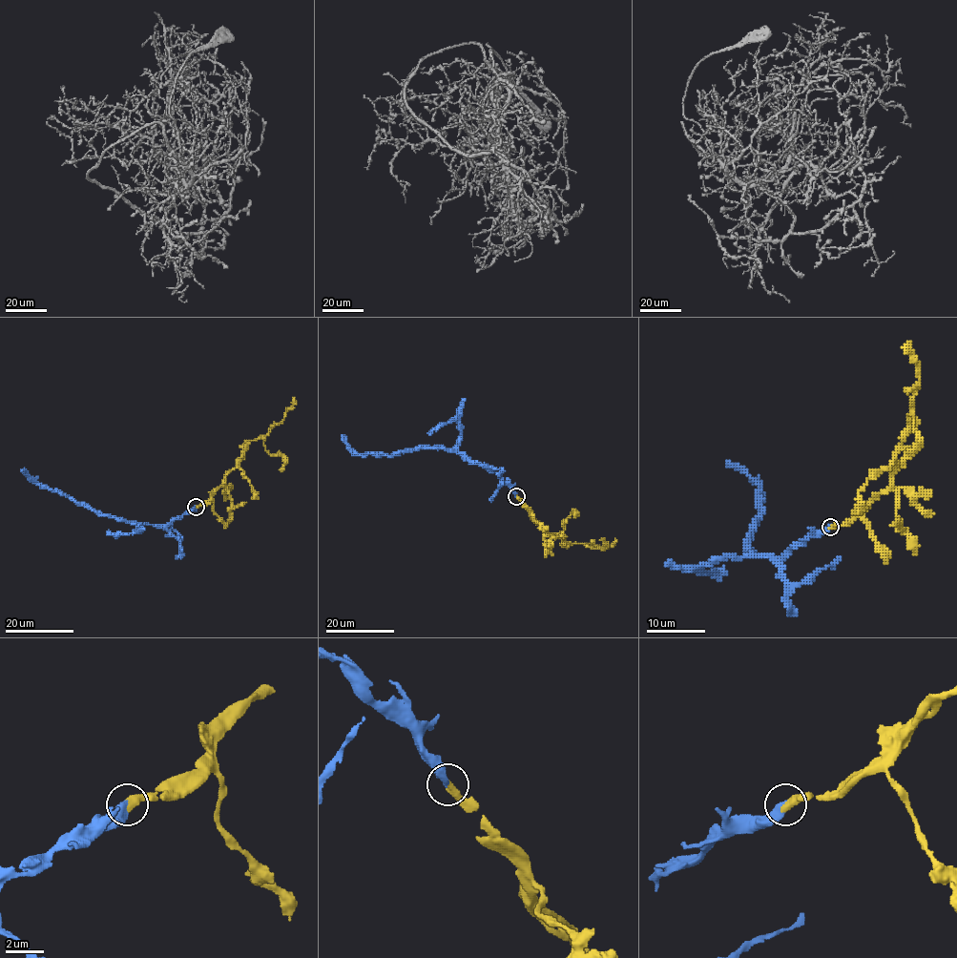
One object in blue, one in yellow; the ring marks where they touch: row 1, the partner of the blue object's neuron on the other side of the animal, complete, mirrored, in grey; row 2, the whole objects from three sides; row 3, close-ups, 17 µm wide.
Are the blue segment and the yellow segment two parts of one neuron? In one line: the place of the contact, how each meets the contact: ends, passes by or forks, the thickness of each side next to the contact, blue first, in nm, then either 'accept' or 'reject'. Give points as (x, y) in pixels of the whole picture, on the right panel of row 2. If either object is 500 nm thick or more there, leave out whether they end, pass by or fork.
(830, 527) | blue ends | yellow ends | 380/420 nm | accept

